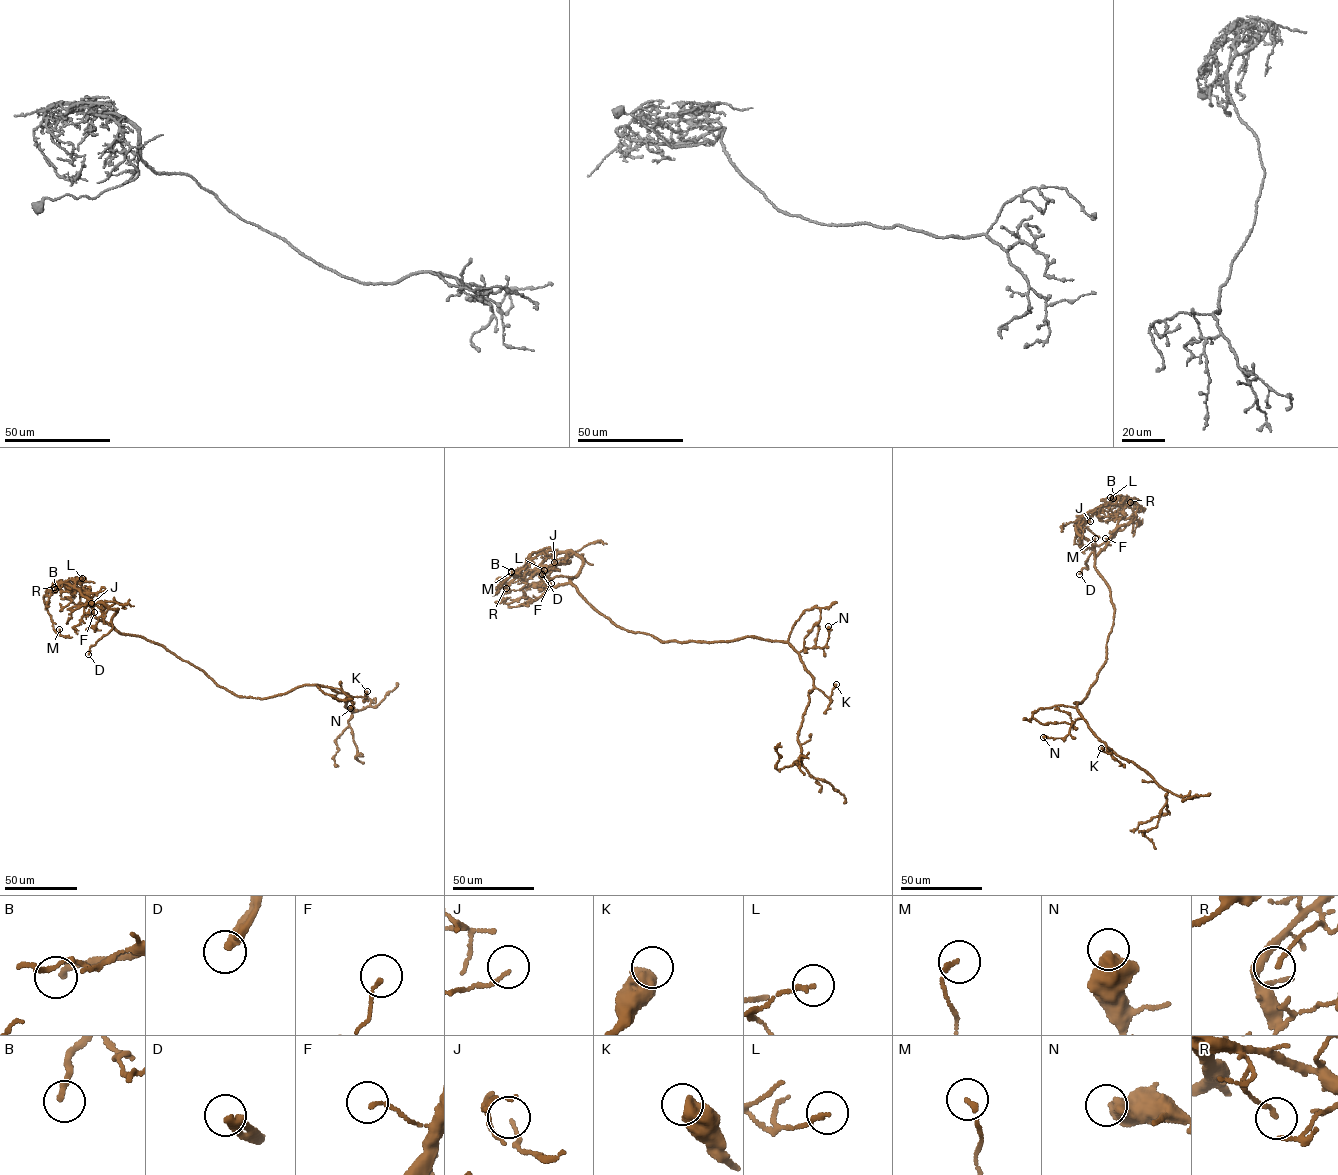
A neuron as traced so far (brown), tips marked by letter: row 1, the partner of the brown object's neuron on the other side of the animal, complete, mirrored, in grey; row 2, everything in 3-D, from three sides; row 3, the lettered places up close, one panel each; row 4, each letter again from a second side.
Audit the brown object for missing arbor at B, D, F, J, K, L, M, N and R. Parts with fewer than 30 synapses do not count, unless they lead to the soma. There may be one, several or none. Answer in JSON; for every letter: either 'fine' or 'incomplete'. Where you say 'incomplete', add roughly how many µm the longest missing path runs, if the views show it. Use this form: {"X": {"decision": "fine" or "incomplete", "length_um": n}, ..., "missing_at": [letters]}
{"B": {"decision": "incomplete", "length_um": 25}, "D": {"decision": "incomplete", "length_um": 10}, "F": {"decision": "fine"}, "J": {"decision": "fine"}, "K": {"decision": "fine"}, "L": {"decision": "fine"}, "M": {"decision": "fine"}, "N": {"decision": "fine"}, "R": {"decision": "fine"}, "missing_at": ["B", "D"]}

